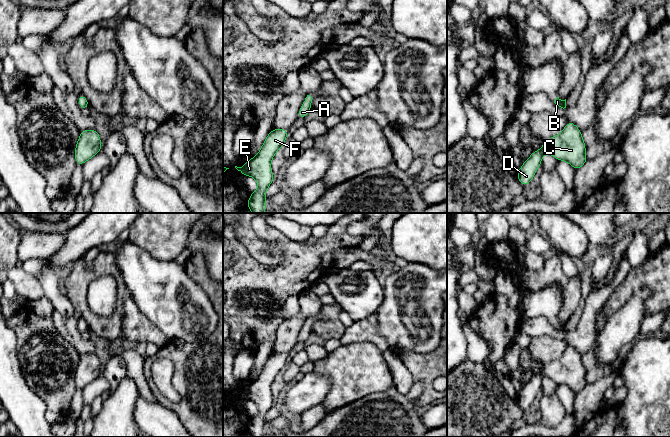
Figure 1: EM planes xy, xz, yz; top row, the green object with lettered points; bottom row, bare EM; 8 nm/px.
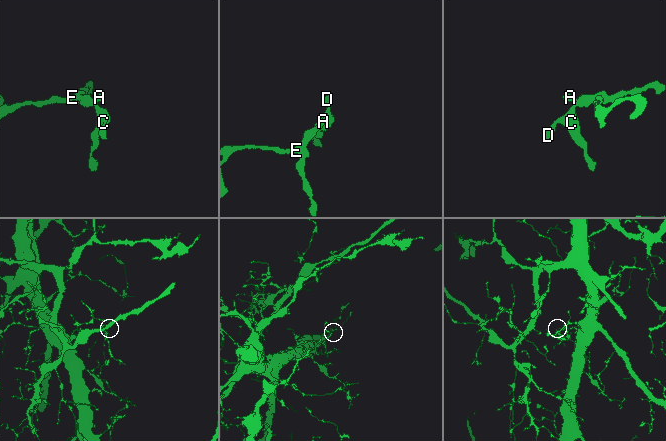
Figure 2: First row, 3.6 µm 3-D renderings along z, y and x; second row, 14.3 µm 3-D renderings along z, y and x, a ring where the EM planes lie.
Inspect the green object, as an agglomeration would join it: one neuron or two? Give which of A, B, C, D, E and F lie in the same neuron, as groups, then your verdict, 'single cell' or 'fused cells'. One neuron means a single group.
groups A B C D E F; single cell

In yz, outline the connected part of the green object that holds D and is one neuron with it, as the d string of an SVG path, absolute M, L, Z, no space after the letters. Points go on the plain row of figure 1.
M568 345L560 358L547 363L543 370L532 376L530 381L522 388L516 397L521 409L526 411L531 406L544 378L551 378L558 385L566 385L575 395L588 385L582 356L575 347Z

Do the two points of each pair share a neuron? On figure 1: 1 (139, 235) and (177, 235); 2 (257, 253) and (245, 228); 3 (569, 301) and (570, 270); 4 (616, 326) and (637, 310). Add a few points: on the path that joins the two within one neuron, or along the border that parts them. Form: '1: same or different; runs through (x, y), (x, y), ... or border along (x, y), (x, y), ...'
1: same; runs through (148, 235), (168, 235)
2: same; runs through (255, 247), (245, 234)
3: different; border along (557, 255), (563, 271), (577, 277)
4: same; runs through (621, 326), (632, 315)

